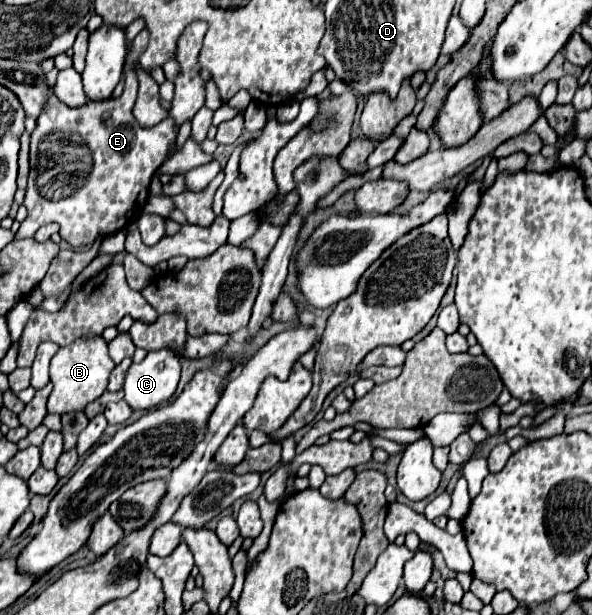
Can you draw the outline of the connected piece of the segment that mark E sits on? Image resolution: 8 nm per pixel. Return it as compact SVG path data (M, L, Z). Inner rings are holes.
M194 21L184 29L182 37L178 39L176 61L178 61L180 71L174 81L176 85L174 101L168 111L168 117L154 127L140 127L132 115L132 107L138 93L138 81L130 65L124 67L126 85L124 85L122 97L118 99L88 101L86 105L72 109L72 107L66 107L56 97L48 97L46 109L42 109L42 113L38 115L36 129L30 133L30 175L28 175L28 187L26 187L26 197L24 197L24 207L28 209L28 217L22 221L16 233L16 239L32 237L46 223L58 223L62 239L68 241L74 249L78 249L78 247L92 245L96 237L112 235L124 229L134 219L138 219L138 215L144 209L144 201L148 197L152 175L168 159L178 127L186 121L192 121L192 117L204 105L206 81L200 75L202 67L198 63L198 53L202 49L202 39L204 39L206 29L208 25L204 21Z

